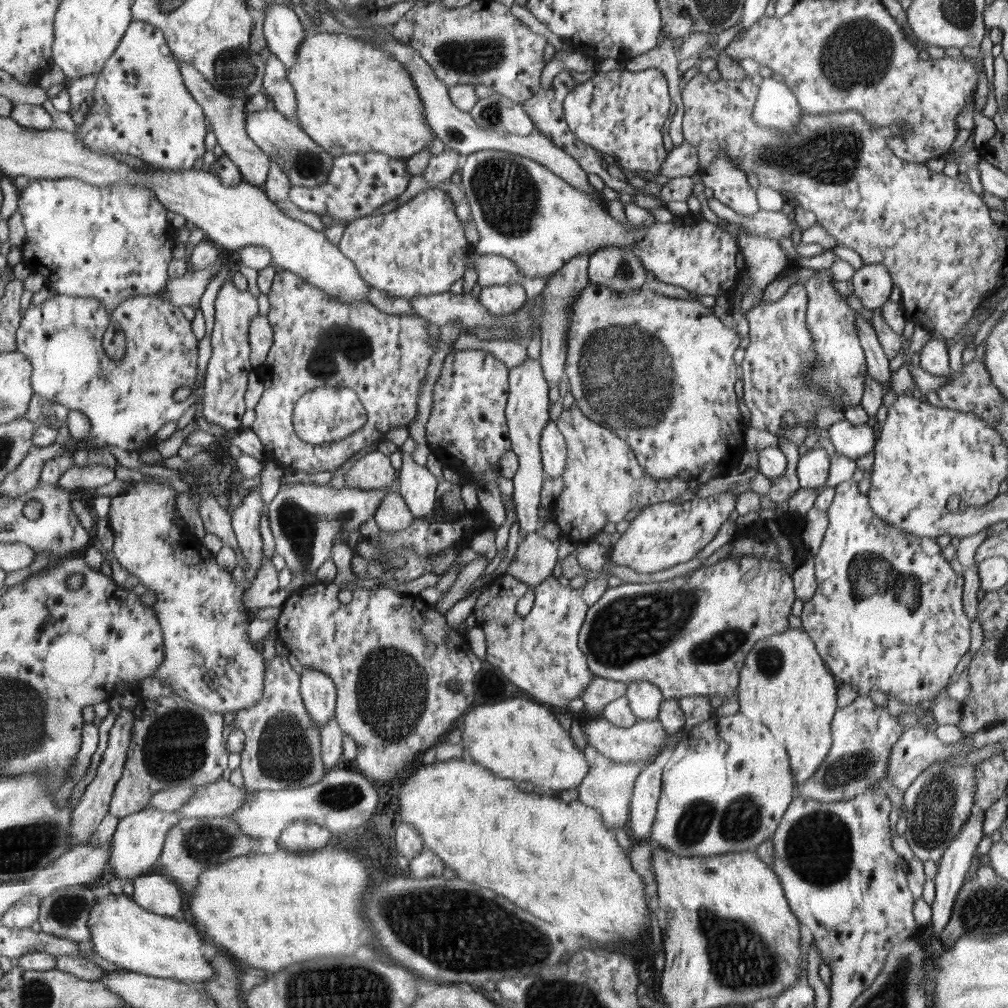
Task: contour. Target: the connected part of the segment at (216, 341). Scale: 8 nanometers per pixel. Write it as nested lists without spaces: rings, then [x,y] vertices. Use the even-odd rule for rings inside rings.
[[[233,284],[220,286],[215,301],[216,315],[211,333],[212,356],[207,364],[202,392],[202,418],[210,424],[221,426],[226,433],[234,433],[243,422],[244,392],[248,384],[248,374],[252,370],[249,345],[252,320],[259,316],[256,295],[236,288]]]

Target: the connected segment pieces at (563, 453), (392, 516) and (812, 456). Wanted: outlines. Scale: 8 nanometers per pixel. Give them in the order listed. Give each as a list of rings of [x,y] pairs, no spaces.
[[[554,421],[544,428],[540,447],[543,448],[544,472],[548,478],[561,477],[567,464],[567,441]]]
[[[395,491],[382,499],[374,520],[380,531],[399,531],[408,528],[415,518],[401,493]]]
[[[815,447],[799,455],[797,475],[802,488],[815,489],[824,486],[829,475],[830,456],[826,449]]]

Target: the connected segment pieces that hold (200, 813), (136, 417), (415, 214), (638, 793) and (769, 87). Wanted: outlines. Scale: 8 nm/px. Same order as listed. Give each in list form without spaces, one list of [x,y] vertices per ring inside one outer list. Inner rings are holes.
[[[228,780],[200,785],[190,800],[180,806],[182,818],[202,819],[229,816],[236,812],[246,798],[247,790],[233,786]]]
[[[56,294],[42,304],[30,305],[24,312],[16,333],[16,342],[17,350],[27,356],[34,366],[31,385],[35,394],[66,406],[68,411],[80,411],[88,417],[92,429],[86,437],[76,438],[76,442],[90,442],[90,451],[103,453],[107,451],[108,446],[138,450],[166,422],[185,420],[182,414],[186,414],[186,410],[190,408],[190,397],[175,402],[172,396],[178,388],[193,388],[195,384],[198,340],[190,330],[190,320],[186,319],[175,305],[158,300],[158,294],[134,295],[113,310],[108,310],[94,298]],[[116,322],[122,326],[122,332],[126,336],[124,357],[117,362],[110,359],[102,347],[106,330],[112,328]]]
[[[440,187],[423,190],[416,196],[404,199],[394,210],[380,215],[360,217],[345,224],[344,235],[337,248],[354,261],[360,277],[370,287],[386,291],[386,295],[411,301],[418,295],[435,295],[450,290],[450,286],[462,278],[467,266],[467,256],[474,250],[466,250],[468,242],[460,220],[456,218],[453,203]]]
[[[657,763],[643,768],[635,782],[632,795],[632,819],[630,819],[629,837],[645,838],[651,835],[652,823],[655,822],[662,789],[663,768]]]
[[[776,75],[762,80],[752,118],[756,126],[792,134],[800,122],[801,106],[796,95]]]

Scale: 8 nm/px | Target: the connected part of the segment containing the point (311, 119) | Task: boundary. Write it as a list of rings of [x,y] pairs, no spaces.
[[[316,32],[314,35],[306,37],[296,52],[296,60],[294,60],[294,64],[290,66],[290,70],[287,71],[287,77],[288,81],[292,83],[292,87],[294,87],[294,93],[296,93],[296,114],[299,125],[314,142],[317,142],[318,145],[324,150],[327,150],[333,157],[356,153],[382,152],[382,154],[386,154],[388,157],[407,160],[418,154],[420,150],[426,150],[426,148],[432,150],[430,151],[432,156],[438,156],[446,148],[445,142],[438,138],[438,135],[436,135],[426,120],[423,100],[419,96],[418,88],[416,88],[415,81],[412,80],[408,68],[404,67],[402,62],[396,60],[394,56],[392,56],[392,53],[384,51],[382,48],[372,46],[370,43],[364,43],[356,39],[352,34]]]

